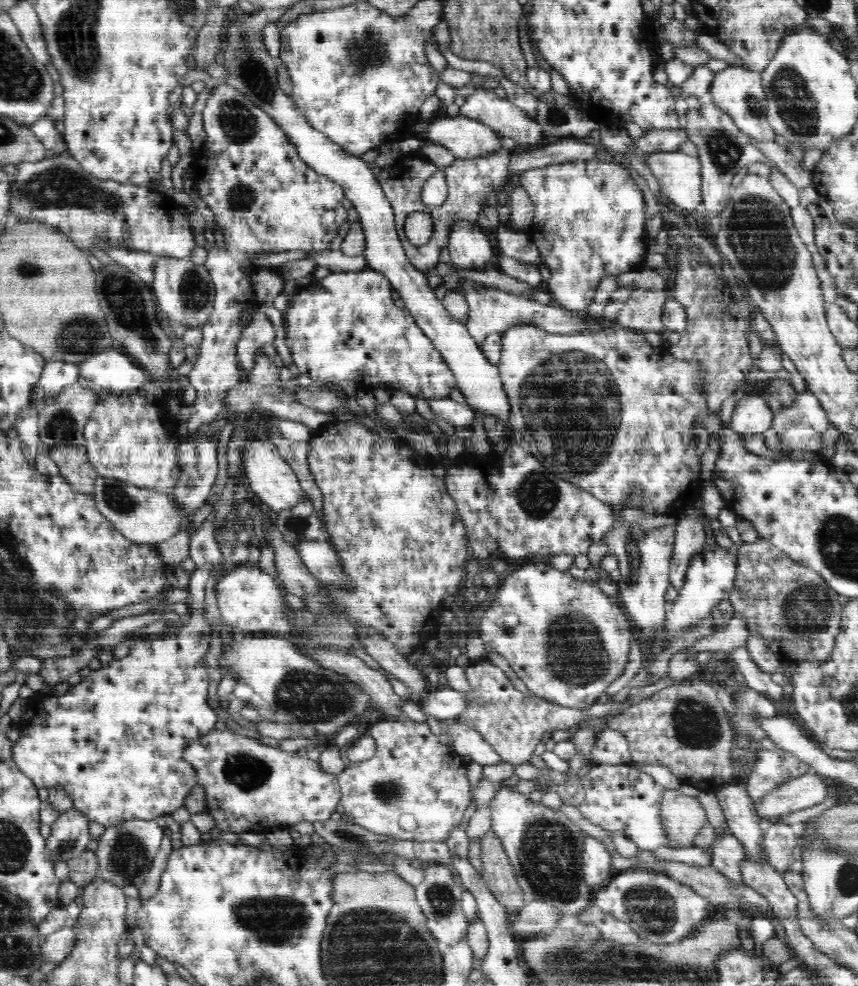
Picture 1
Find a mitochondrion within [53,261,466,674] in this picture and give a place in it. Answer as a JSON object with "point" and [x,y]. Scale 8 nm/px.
{"point":[126,299]}

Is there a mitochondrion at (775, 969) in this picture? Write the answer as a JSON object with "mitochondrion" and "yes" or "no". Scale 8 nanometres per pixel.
{"mitochondrion":"no"}

